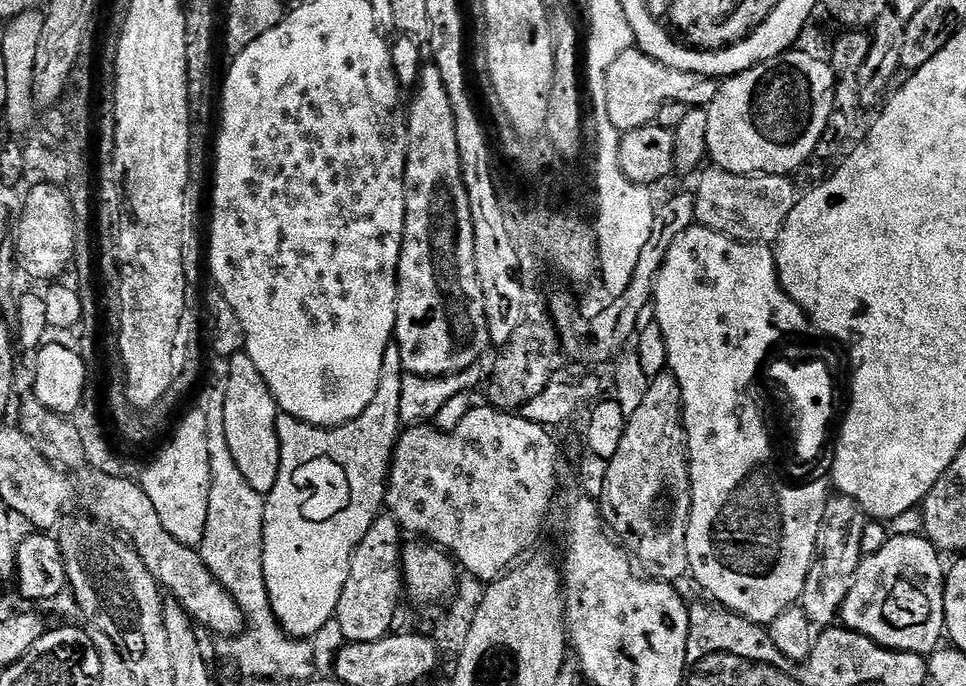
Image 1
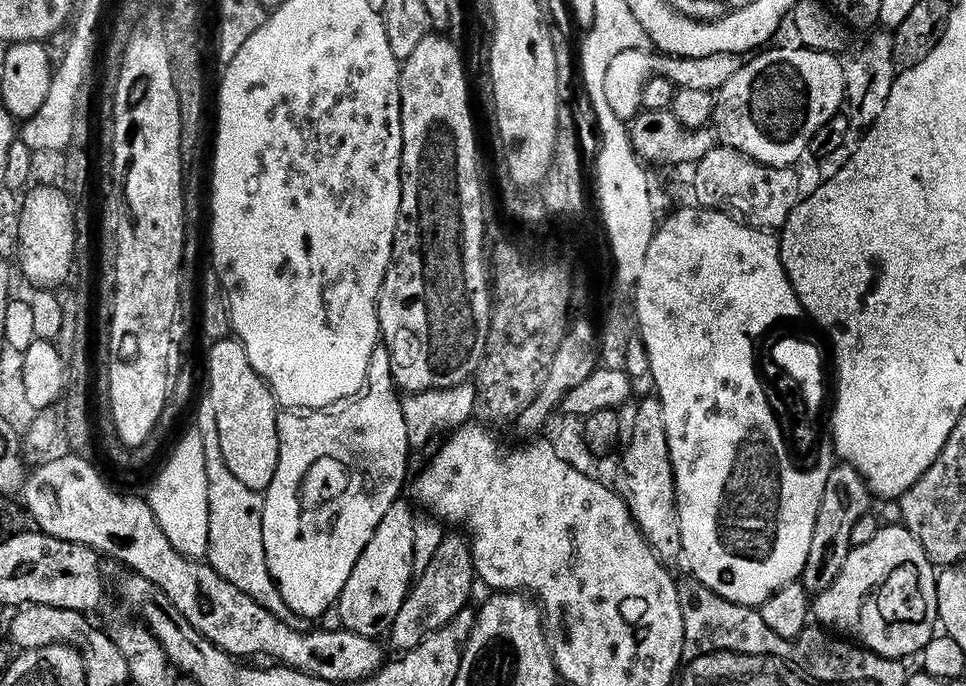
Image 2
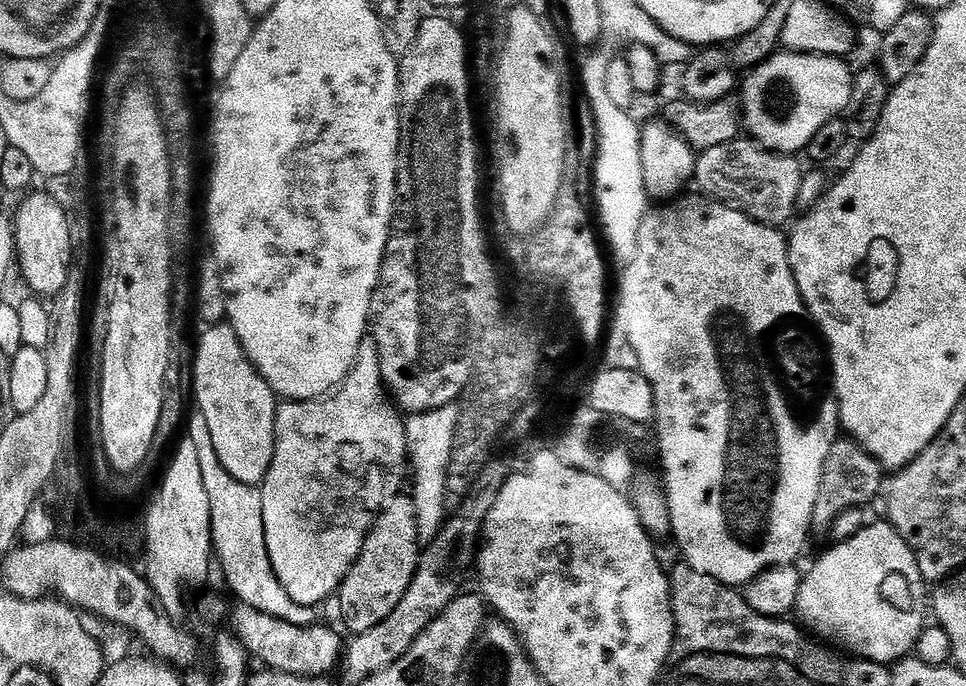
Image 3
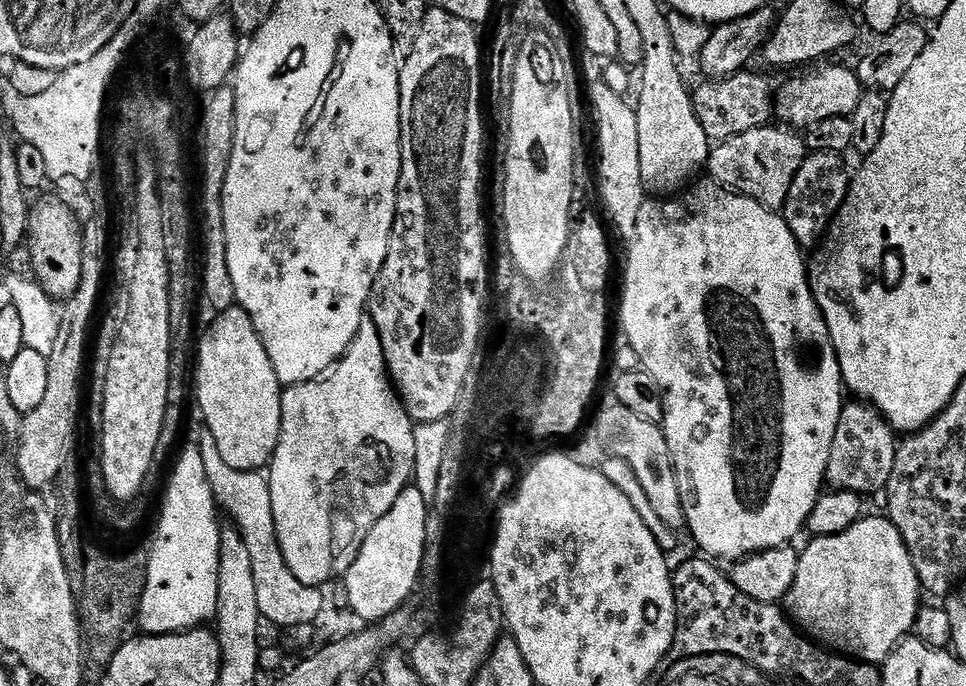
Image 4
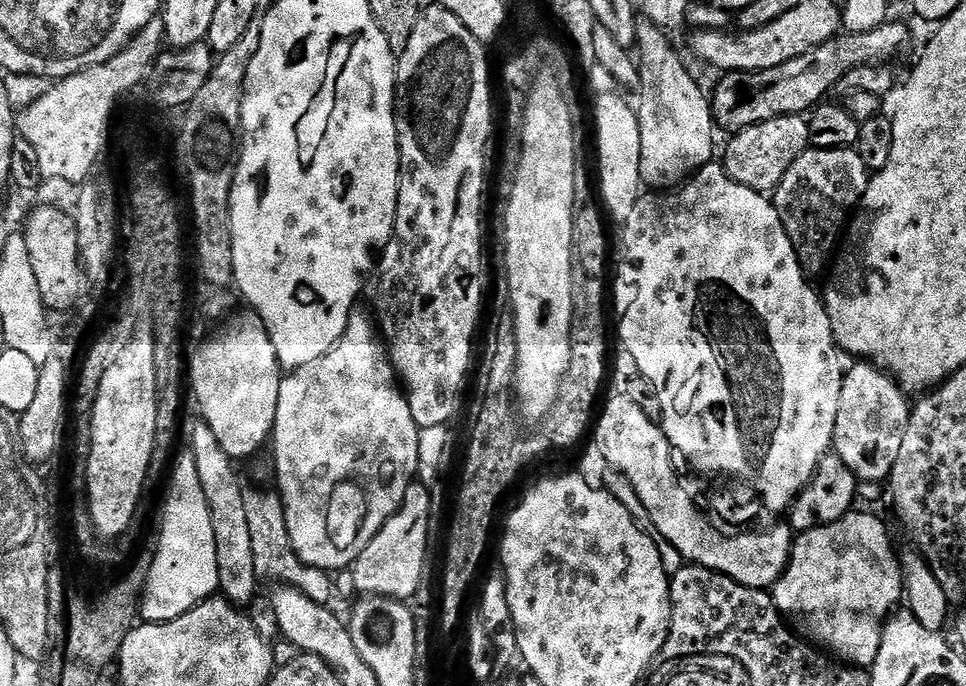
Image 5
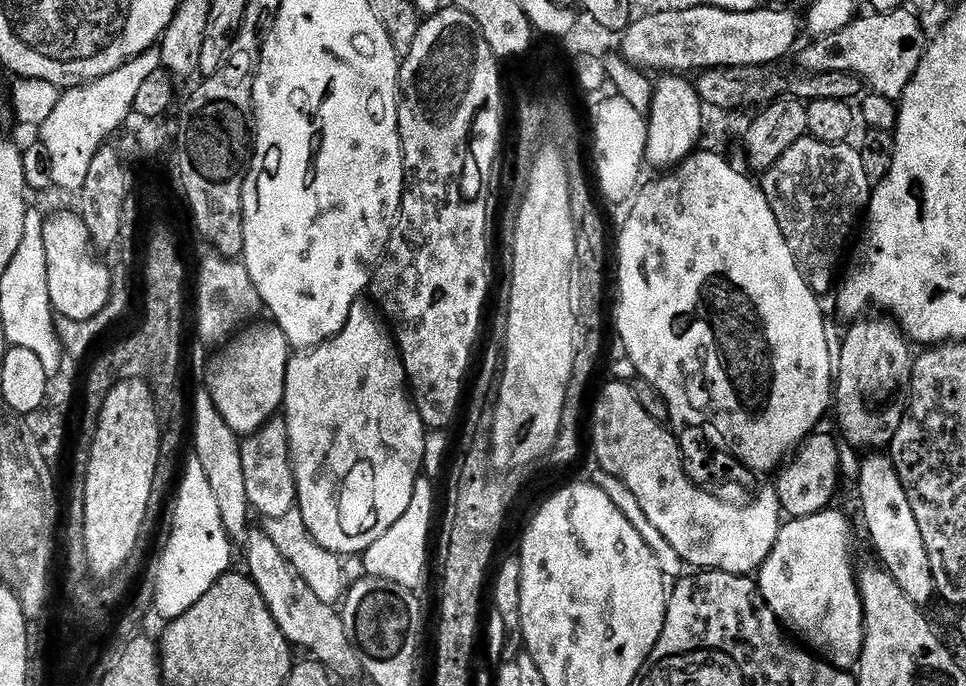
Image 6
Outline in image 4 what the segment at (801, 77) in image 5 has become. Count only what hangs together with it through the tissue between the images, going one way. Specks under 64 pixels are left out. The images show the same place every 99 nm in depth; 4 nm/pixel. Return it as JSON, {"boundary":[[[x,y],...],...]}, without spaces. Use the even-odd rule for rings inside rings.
{"boundary":[[[751,70],[736,72],[724,79],[709,79],[691,93],[692,105],[709,141],[729,140],[746,130],[765,127],[774,116],[774,84]]]}

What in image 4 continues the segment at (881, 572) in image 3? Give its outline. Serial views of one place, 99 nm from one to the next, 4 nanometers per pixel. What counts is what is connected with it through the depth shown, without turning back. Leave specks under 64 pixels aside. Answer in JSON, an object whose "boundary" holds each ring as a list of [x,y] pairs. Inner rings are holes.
{"boundary":[[[865,515],[858,522],[854,522],[854,526],[842,530],[842,534],[818,536],[809,539],[807,541],[809,544],[805,546],[804,552],[802,548],[802,551],[799,553],[800,561],[798,562],[798,572],[794,574],[794,584],[790,586],[786,597],[787,615],[790,617],[792,624],[794,624],[805,637],[811,638],[816,644],[831,650],[833,653],[843,654],[845,657],[849,657],[855,661],[877,666],[883,665],[884,661],[888,659],[889,654],[915,629],[916,615],[920,612],[922,607],[922,601],[920,601],[920,596],[922,597],[920,579],[914,570],[914,562],[910,558],[902,534],[892,525],[891,520],[885,518],[883,515],[880,516]]]}

